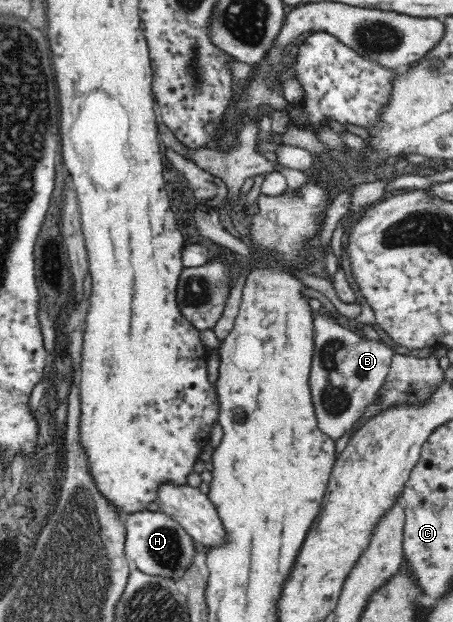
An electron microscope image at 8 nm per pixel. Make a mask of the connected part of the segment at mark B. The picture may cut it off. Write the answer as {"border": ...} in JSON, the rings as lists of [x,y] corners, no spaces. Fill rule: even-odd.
{"border":[[[314,312],[313,317],[315,347],[309,374],[311,398],[319,429],[332,440],[337,441],[360,418],[362,412],[366,410],[366,406],[375,400],[389,373],[391,358],[394,354],[392,349],[381,340],[367,339],[352,330],[346,330],[327,313]]]}

